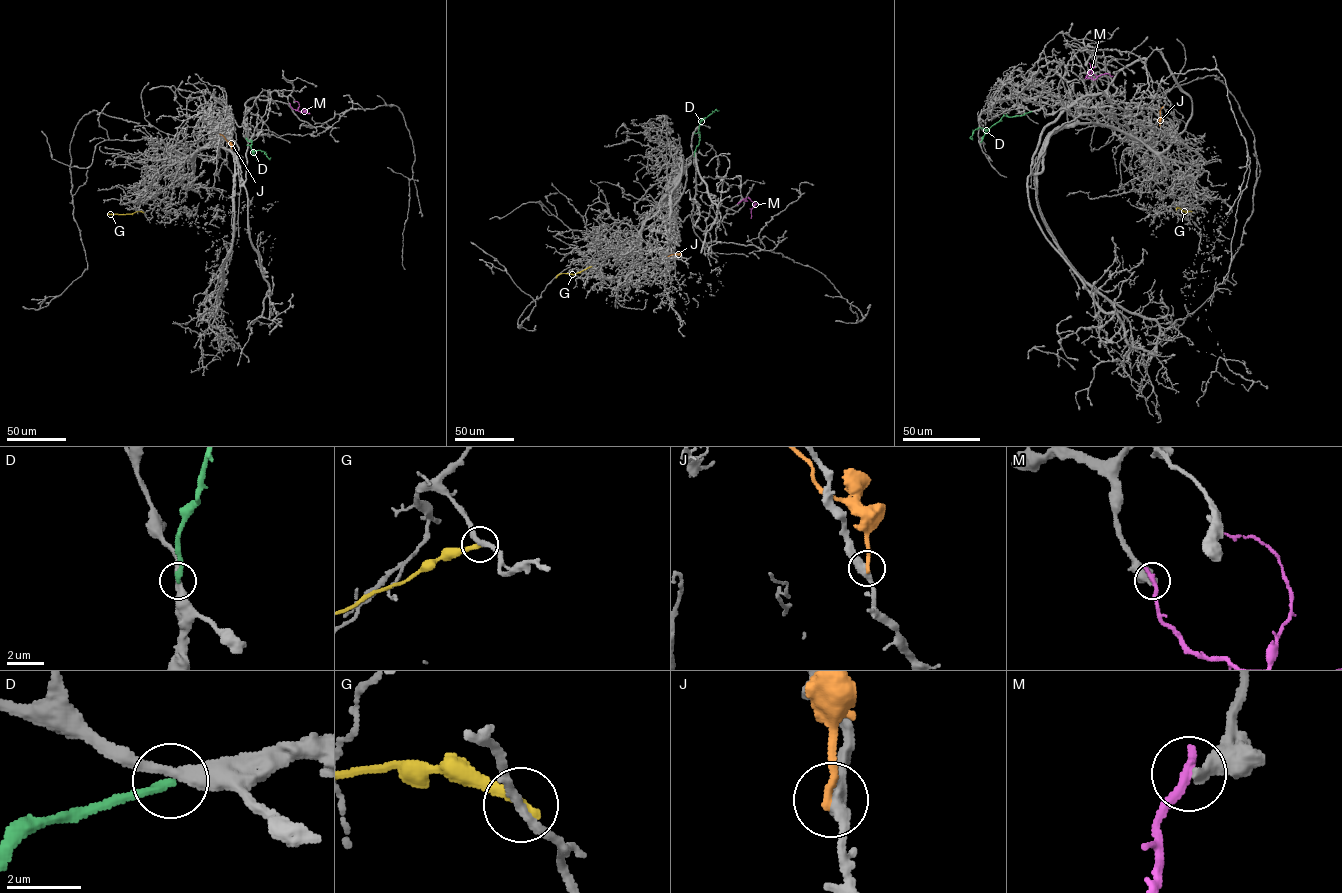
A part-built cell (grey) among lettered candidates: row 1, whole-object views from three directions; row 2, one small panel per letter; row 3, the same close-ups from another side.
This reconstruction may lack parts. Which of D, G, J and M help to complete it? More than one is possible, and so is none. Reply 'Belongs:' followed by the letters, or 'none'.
Belongs: none

